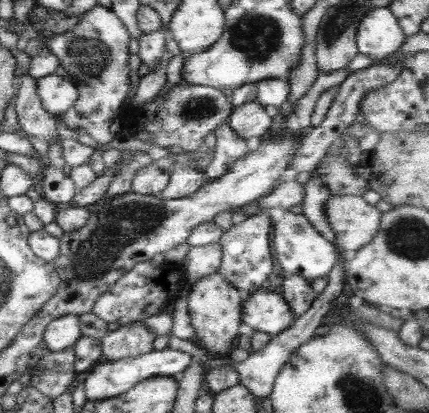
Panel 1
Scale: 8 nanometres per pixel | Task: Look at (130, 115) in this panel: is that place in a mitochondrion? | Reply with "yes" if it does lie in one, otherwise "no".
no

